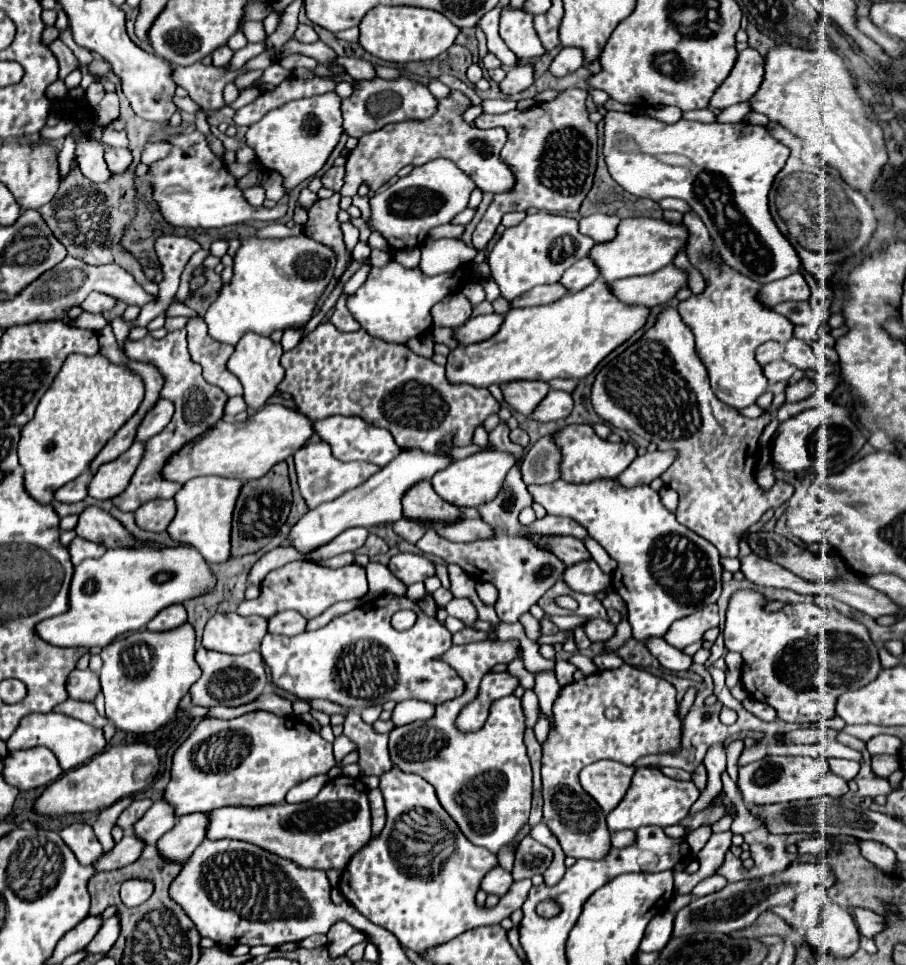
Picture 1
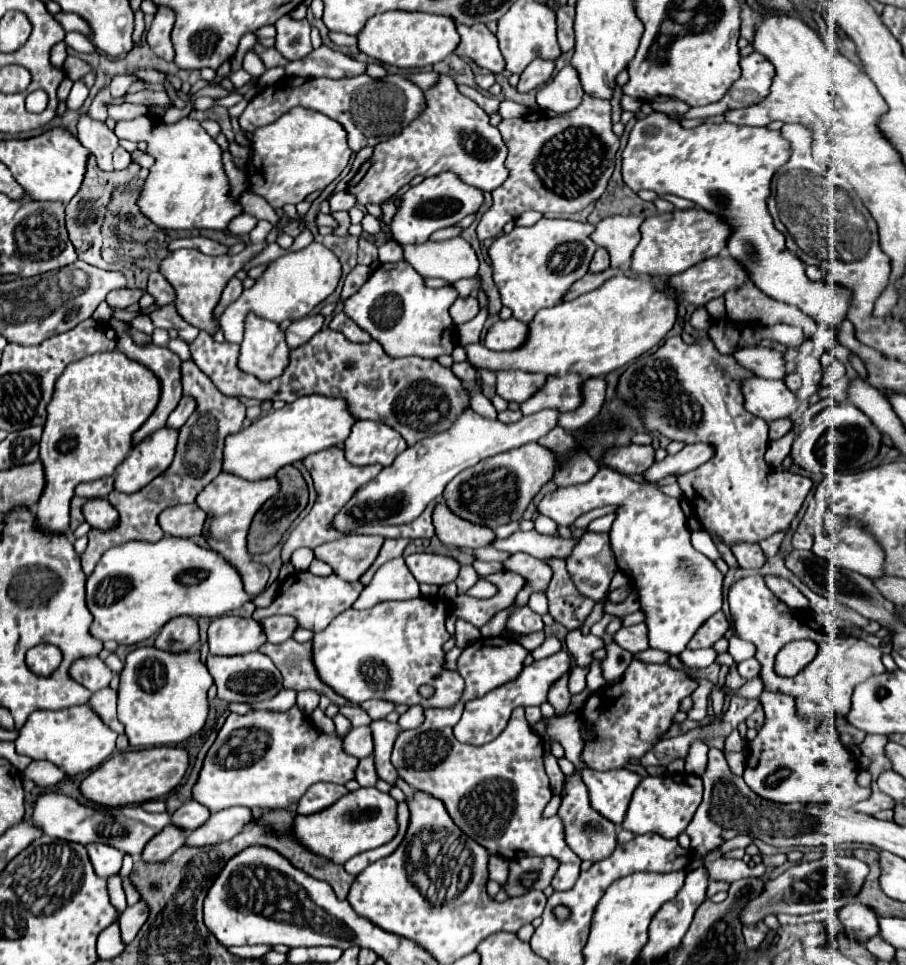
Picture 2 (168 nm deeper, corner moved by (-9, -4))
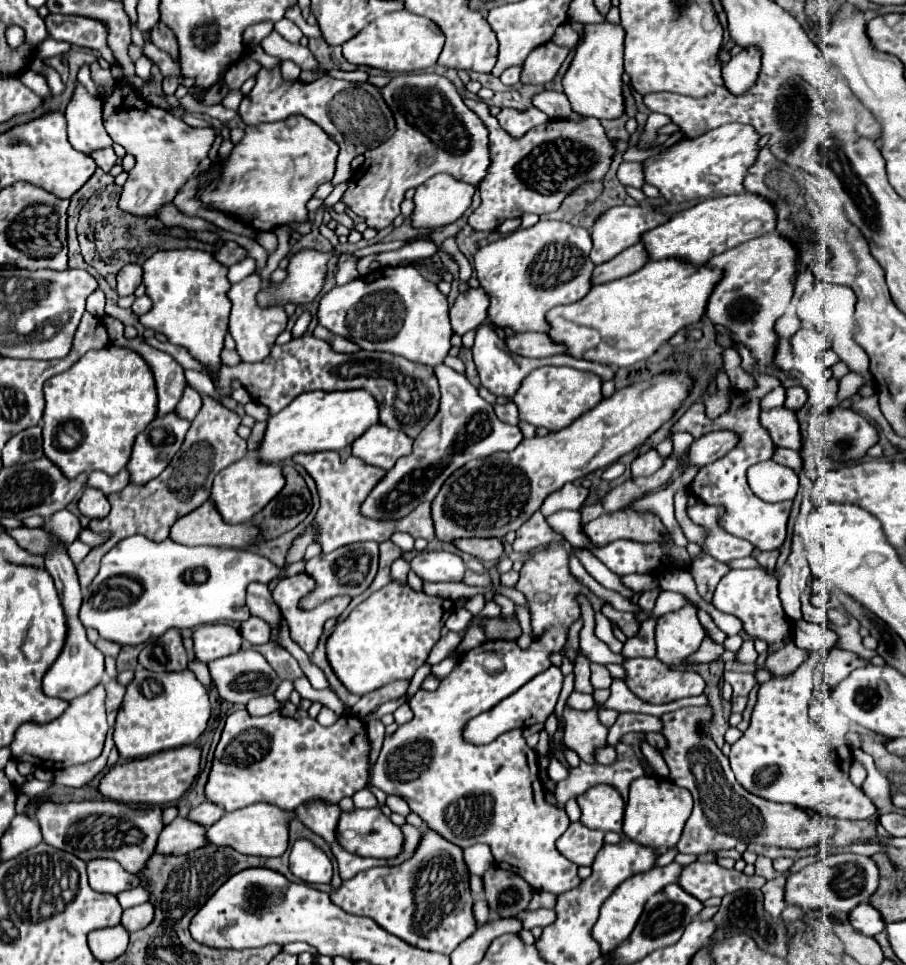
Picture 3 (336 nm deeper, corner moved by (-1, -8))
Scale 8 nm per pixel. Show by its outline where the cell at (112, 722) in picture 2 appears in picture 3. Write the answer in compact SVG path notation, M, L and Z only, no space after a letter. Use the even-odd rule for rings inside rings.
M115 678L107 682L105 686L107 690L107 716L109 716L109 726L115 724L115 716L121 708L121 702L123 702L123 696L125 696L125 686L121 686Z

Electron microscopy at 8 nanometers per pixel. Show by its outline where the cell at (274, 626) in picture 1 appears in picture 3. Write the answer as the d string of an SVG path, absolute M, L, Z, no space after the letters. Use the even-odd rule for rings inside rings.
M253 616L241 624L239 632L241 632L241 636L243 636L245 640L249 640L251 644L265 644L265 642L269 642L269 636L271 636L269 624L267 624L265 620L253 618Z

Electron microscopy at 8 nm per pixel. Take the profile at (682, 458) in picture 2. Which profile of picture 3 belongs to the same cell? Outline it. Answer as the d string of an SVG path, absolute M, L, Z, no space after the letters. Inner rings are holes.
M717 430L717 432L705 434L691 444L689 464L707 466L707 464L719 460L721 456L725 456L731 448L735 448L737 442L739 442L739 436L733 430Z

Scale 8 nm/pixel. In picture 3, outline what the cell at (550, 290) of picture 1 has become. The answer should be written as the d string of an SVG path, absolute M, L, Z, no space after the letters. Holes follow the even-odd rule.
M633 244L629 246L625 252L617 254L613 260L595 266L593 272L593 284L603 284L609 280L617 280L623 276L629 276L633 272L637 272L639 268L643 268L649 262L649 254L645 252L645 244Z

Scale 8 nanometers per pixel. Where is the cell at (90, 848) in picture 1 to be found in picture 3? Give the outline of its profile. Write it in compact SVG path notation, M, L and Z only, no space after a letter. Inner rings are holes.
M91 860L87 862L87 872L93 890L113 896L117 896L123 890L141 886L143 882L139 876L125 872L125 868L121 868L121 864L117 864L115 860Z

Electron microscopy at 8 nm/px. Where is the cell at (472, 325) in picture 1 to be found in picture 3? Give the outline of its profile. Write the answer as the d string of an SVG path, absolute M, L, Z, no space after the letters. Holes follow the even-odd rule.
M525 332L525 334L517 334L513 338L507 338L507 346L513 354L527 356L527 358L565 354L565 344L557 344L547 334L537 334L537 332Z

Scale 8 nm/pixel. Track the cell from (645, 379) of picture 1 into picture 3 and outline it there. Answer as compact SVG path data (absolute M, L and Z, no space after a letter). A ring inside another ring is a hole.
M749 356L749 360L745 362L743 360L743 366L749 374L755 376L757 380L757 388L755 390L749 390L749 392L739 392L739 390L733 390L731 394L731 408L729 412L725 412L723 416L719 416L717 420L709 420L705 416L705 406L703 406L703 400L701 398L697 404L693 404L683 416L681 420L673 426L673 434L675 432L691 432L693 438L701 438L709 432L715 432L715 430L735 430L739 434L739 444L723 458L719 458L717 462L709 464L709 466L703 466L699 470L699 474L695 476L693 484L691 484L691 492L699 498L703 498L705 504L719 504L719 506L725 506L725 516L721 518L721 524L723 528L737 536L737 538L745 538L749 540L757 550L777 550L783 546L785 538L787 538L787 518L789 518L789 512L791 512L791 506L793 502L779 502L779 504L769 504L769 502L763 502L759 500L749 484L747 484L747 468L757 464L757 462L763 462L763 460L771 460L773 454L775 454L775 444L769 436L769 432L765 432L765 428L761 428L761 422L759 422L759 402L765 394L769 394L773 388L777 388L781 382L771 376L771 374L761 374L761 372L755 372L755 362L753 362L753 356Z

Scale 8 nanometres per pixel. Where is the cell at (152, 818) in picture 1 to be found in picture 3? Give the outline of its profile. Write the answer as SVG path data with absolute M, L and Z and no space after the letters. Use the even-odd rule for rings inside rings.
M203 802L203 804L199 804L197 808L191 810L189 818L209 828L209 826L213 826L213 824L223 816L223 814L225 814L225 810L223 810L221 806L213 804L213 802Z

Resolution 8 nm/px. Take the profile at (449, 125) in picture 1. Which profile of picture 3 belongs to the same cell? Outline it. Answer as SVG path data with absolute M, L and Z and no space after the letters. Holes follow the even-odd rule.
M399 74L381 88L383 100L395 118L395 134L377 148L365 152L365 162L349 182L341 202L357 216L365 218L369 228L383 230L401 214L399 206L409 188L417 188L435 174L447 172L457 180L479 186L489 168L487 128L471 112L455 86L439 74Z

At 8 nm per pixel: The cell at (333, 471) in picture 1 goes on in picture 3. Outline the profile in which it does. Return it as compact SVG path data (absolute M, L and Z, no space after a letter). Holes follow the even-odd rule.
M311 452L311 454L297 454L293 456L297 464L301 464L317 482L317 490L321 496L321 508L313 520L313 524L319 524L319 538L317 542L323 546L323 552L333 552L345 544L361 542L361 540L375 540L385 542L391 538L393 532L407 532L413 538L425 538L431 542L435 538L433 522L431 522L431 502L425 502L417 506L407 518L401 520L369 520L367 516L361 516L361 500L369 496L369 492L377 486L377 482L385 476L383 468L375 468L359 460L357 456L349 456L347 462L339 460L337 452Z

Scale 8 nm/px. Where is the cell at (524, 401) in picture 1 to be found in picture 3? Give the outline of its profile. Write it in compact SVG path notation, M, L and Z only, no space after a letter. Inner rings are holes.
M483 322L477 332L475 332L475 344L473 344L473 360L475 360L475 366L477 366L477 372L479 372L479 378L481 378L481 384L491 390L495 396L515 396L515 392L519 390L523 378L535 370L535 368L541 368L541 366L573 366L573 368L579 368L579 370L591 370L591 372L597 372L597 376L601 376L603 380L613 380L615 378L615 370L609 368L609 366L603 366L603 364L589 364L587 360L577 360L577 358L571 358L567 354L563 356L553 356L553 358L521 358L513 352L509 352L509 348L505 346L505 342L497 336L497 332L487 324Z

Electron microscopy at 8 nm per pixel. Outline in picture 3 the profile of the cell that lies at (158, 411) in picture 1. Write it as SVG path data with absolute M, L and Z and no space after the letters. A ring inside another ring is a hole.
M187 386L185 392L183 392L181 402L179 402L177 408L175 408L175 412L177 412L179 416L187 418L187 420L193 420L199 410L201 410L201 394L199 394L195 388Z

